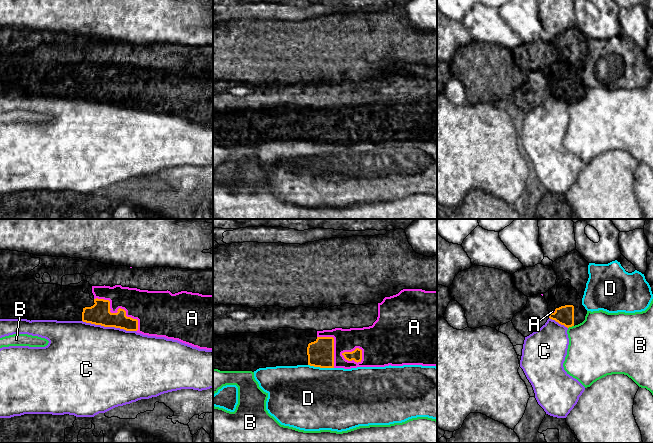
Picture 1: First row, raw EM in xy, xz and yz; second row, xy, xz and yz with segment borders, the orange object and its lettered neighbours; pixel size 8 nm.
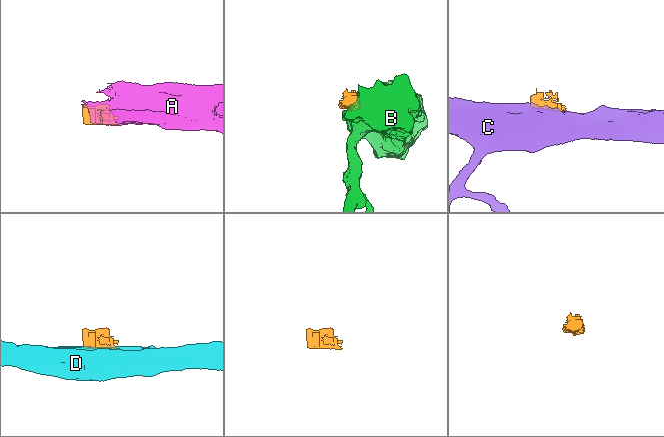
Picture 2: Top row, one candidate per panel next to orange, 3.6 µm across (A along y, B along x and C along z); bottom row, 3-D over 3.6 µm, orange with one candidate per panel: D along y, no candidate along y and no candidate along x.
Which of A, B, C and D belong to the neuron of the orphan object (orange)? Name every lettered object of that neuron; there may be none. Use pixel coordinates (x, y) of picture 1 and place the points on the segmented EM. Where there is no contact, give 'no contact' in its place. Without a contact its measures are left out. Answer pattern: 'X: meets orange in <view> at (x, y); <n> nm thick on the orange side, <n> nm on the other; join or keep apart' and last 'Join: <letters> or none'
A: meets orange in xy at (117, 310); 180 nm thick on the orange side, 280 nm on the other; keep apart
B: meets orange in yz at (570, 326); 160 nm thick on the orange side, 420 nm on the other; keep apart
C: meets orange in xy at (109, 326); 180 nm thick on the orange side, 500 nm on the other; keep apart
D: meets orange in xz at (321, 367); 220 nm thick on the orange side, 500 nm on the other; keep apart
Join: none

